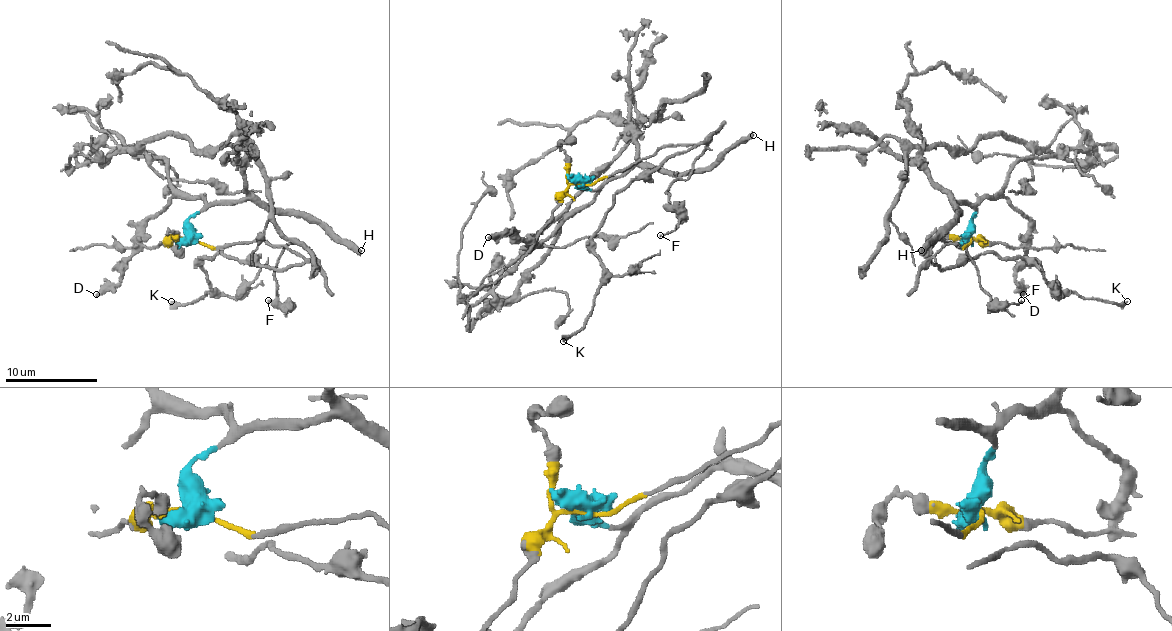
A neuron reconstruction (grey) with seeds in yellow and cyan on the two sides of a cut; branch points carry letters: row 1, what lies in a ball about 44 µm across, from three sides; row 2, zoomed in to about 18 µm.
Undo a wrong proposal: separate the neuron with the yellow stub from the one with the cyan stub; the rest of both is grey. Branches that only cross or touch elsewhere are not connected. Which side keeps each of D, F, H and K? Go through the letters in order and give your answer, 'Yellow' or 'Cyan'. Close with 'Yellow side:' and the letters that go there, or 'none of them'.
D: Cyan
F: Yellow
H: Cyan
K: Yellow
Yellow side: F, K

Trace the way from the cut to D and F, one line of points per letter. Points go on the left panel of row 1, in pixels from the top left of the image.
D: (189, 237), (189, 219), (205, 203), (200, 198), (173, 198), (147, 221), (120, 281), (108, 283), (97, 295)
F: (189, 237), (214, 246), (262, 240), (313, 256), (302, 244), (288, 244), (274, 279), (288, 304), (267, 299)

